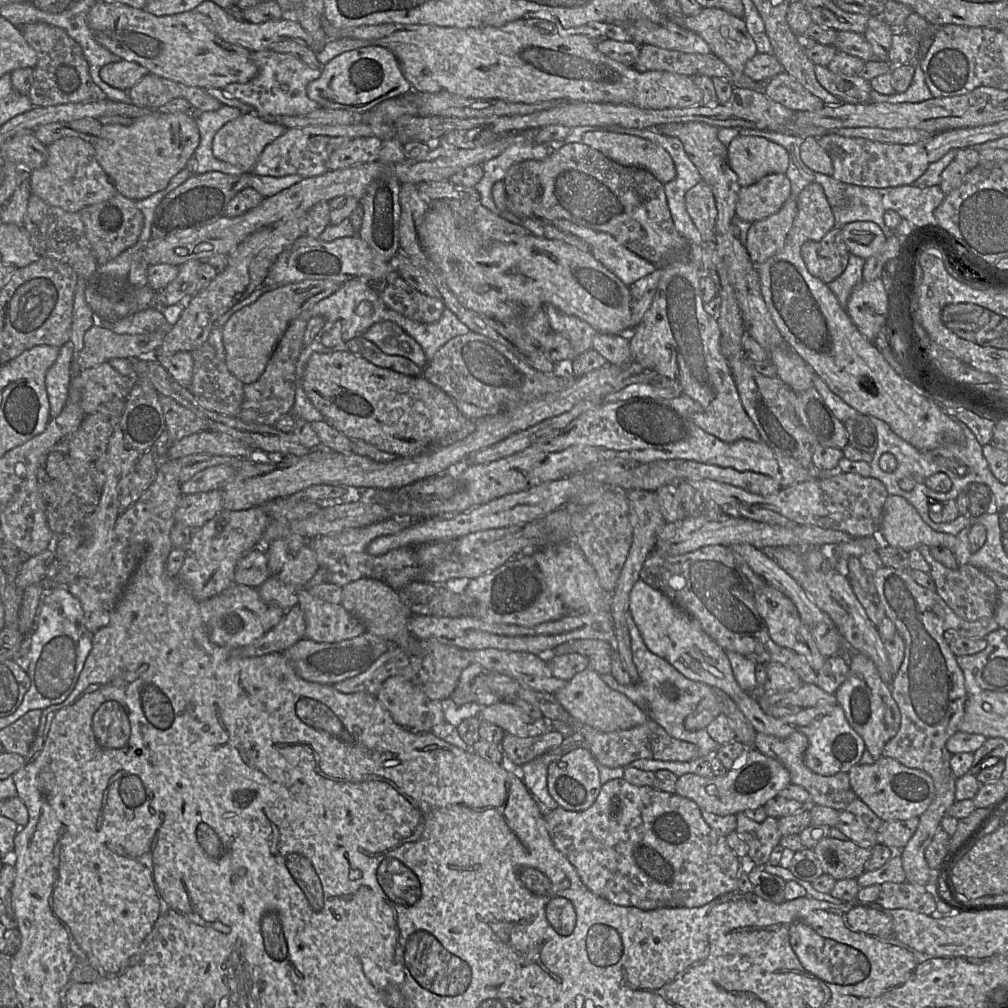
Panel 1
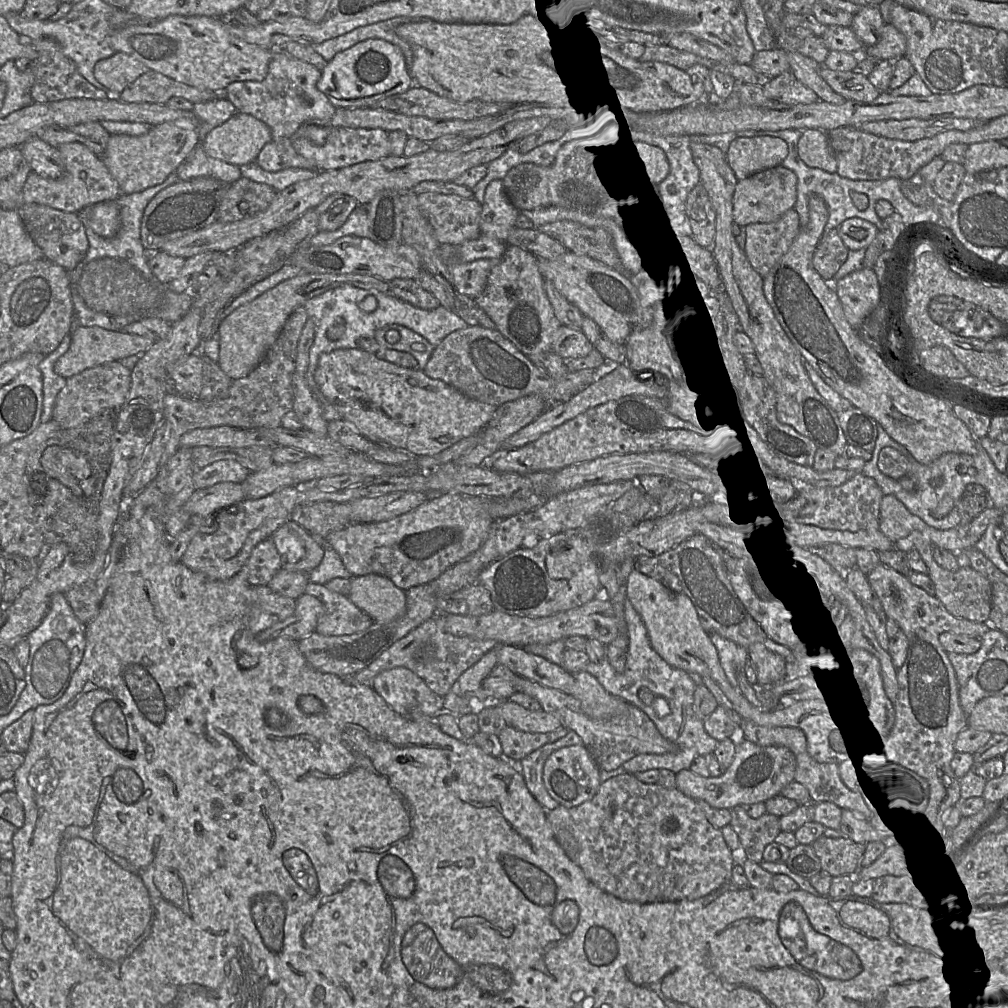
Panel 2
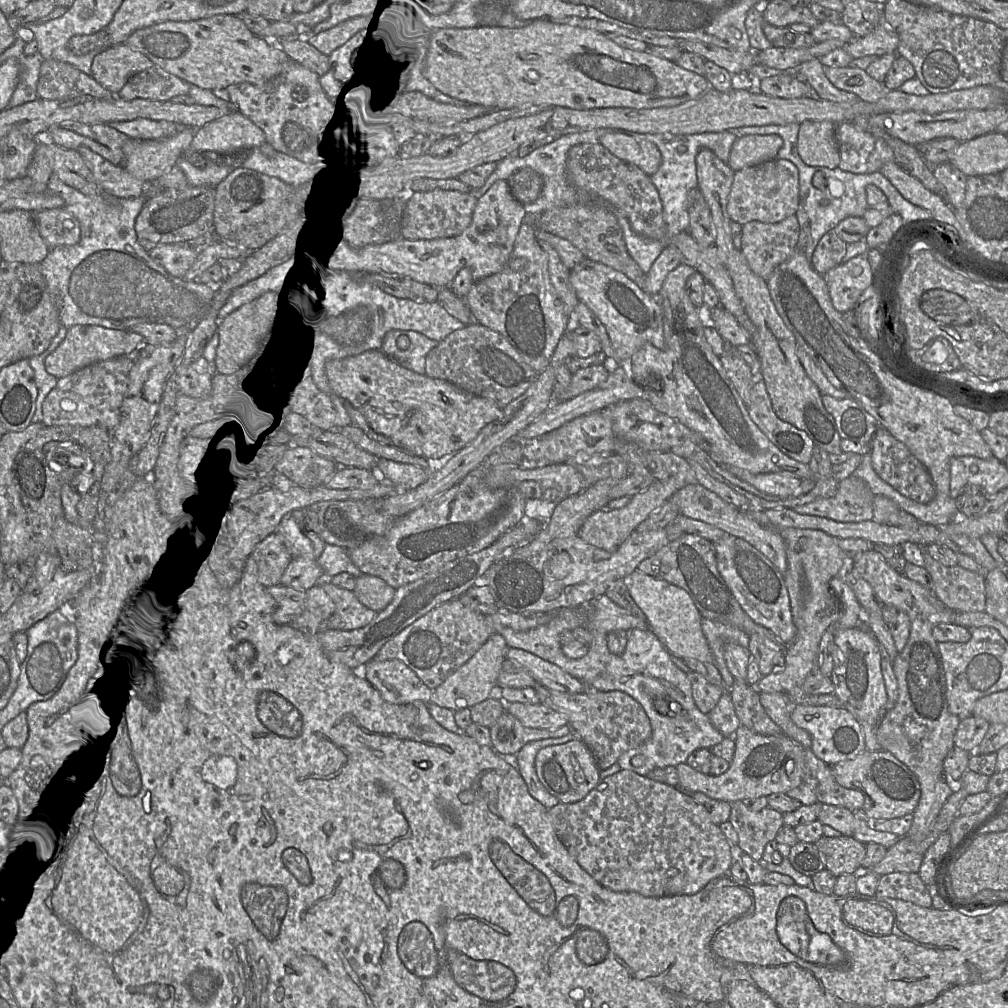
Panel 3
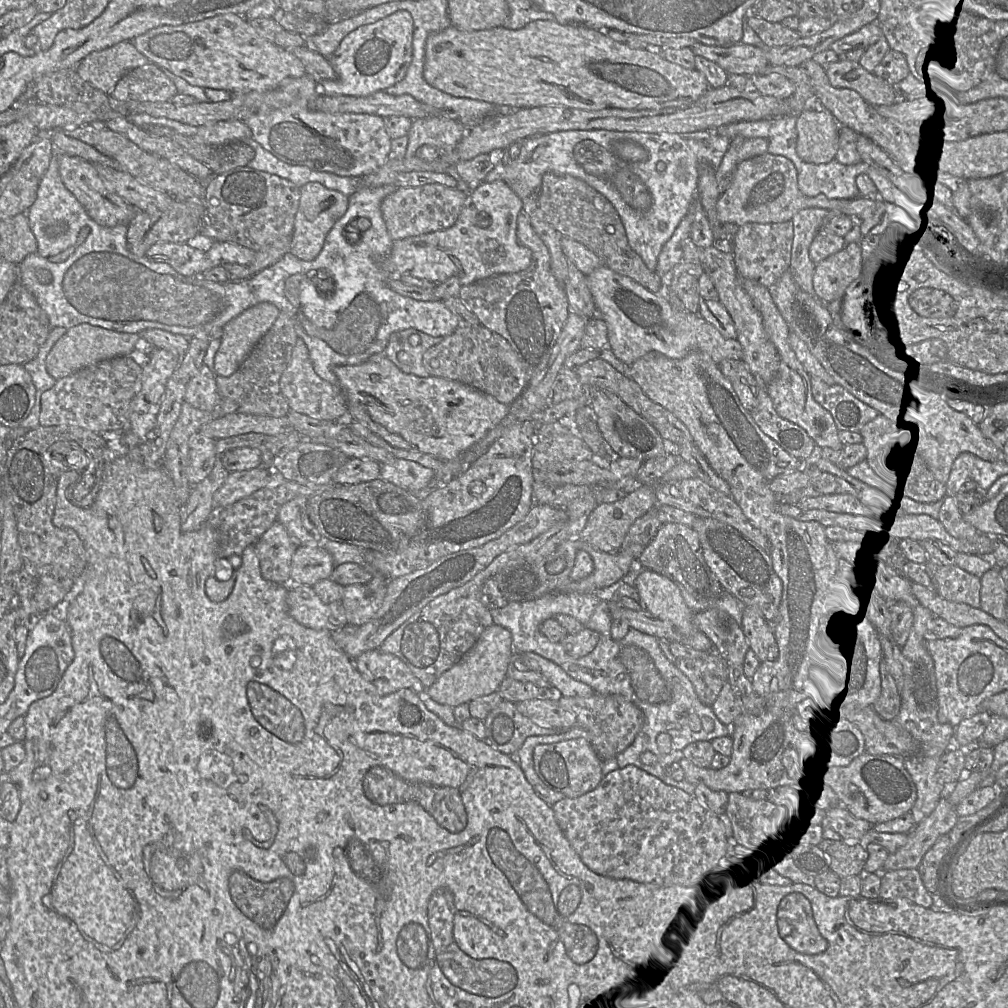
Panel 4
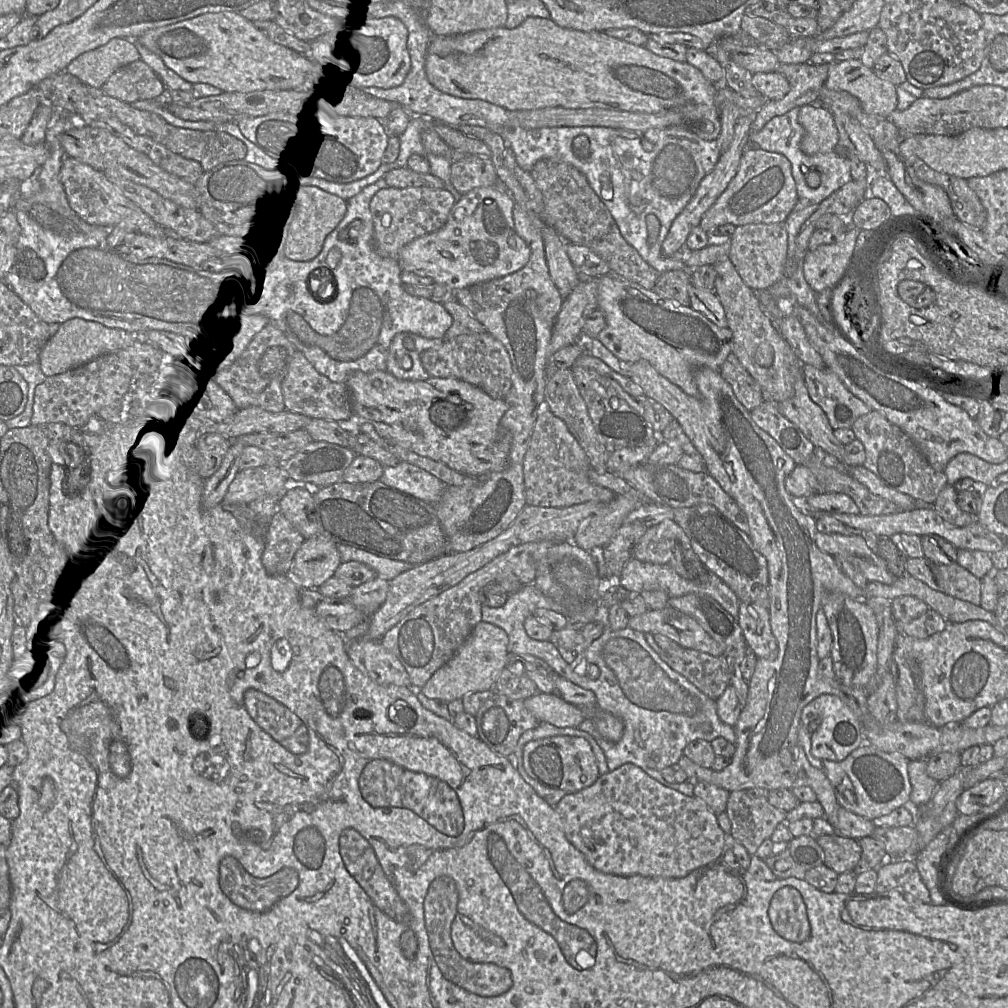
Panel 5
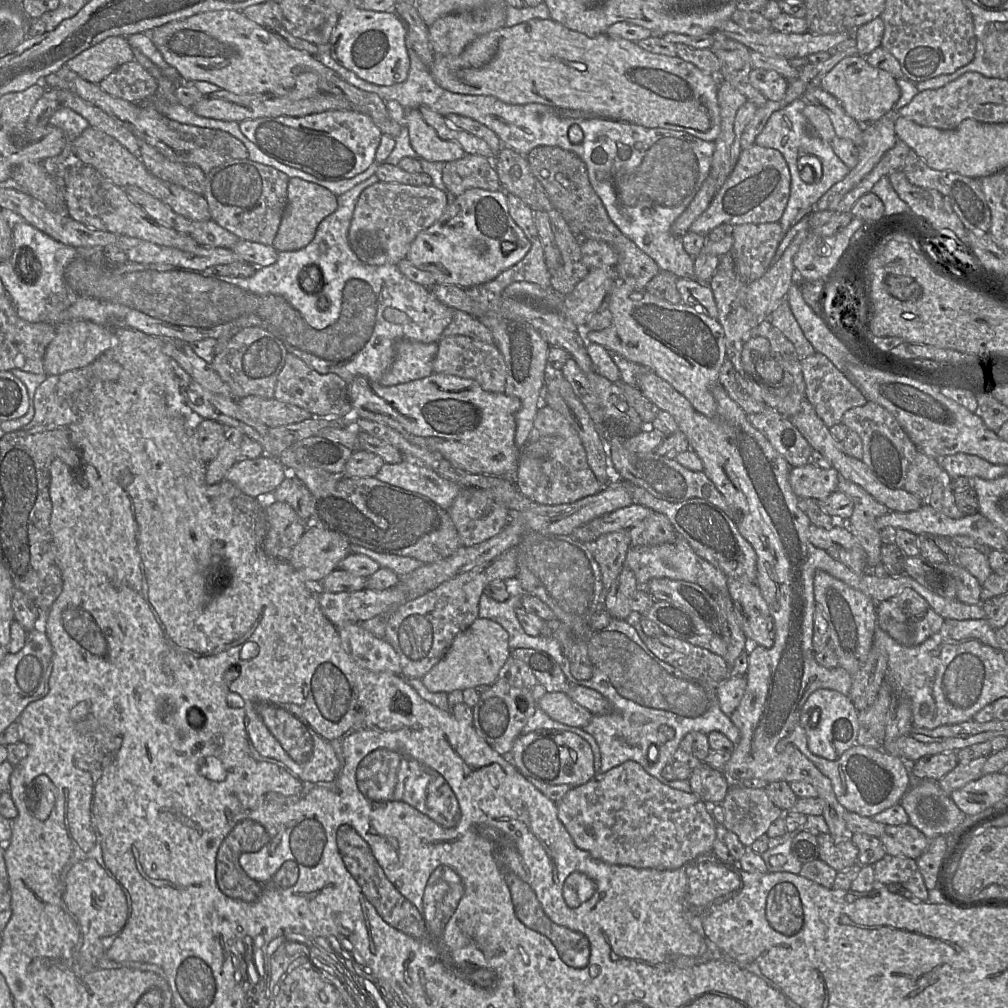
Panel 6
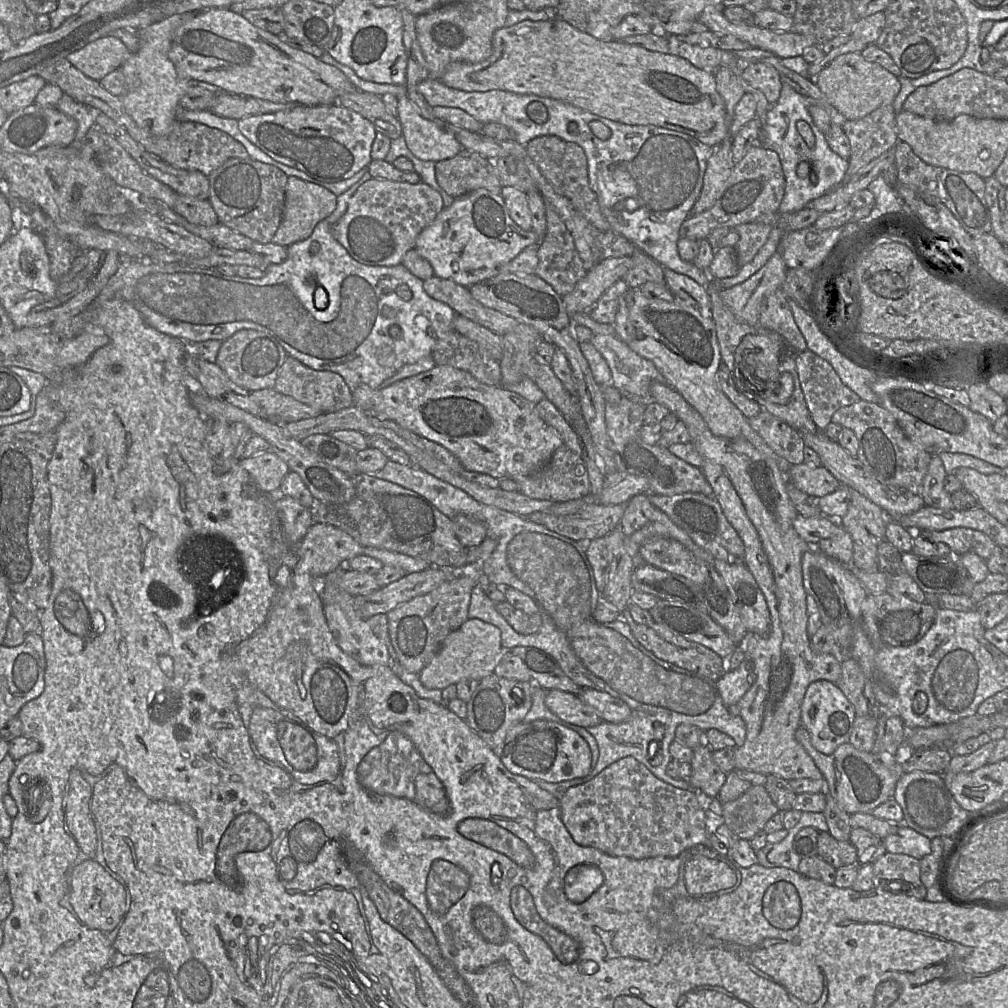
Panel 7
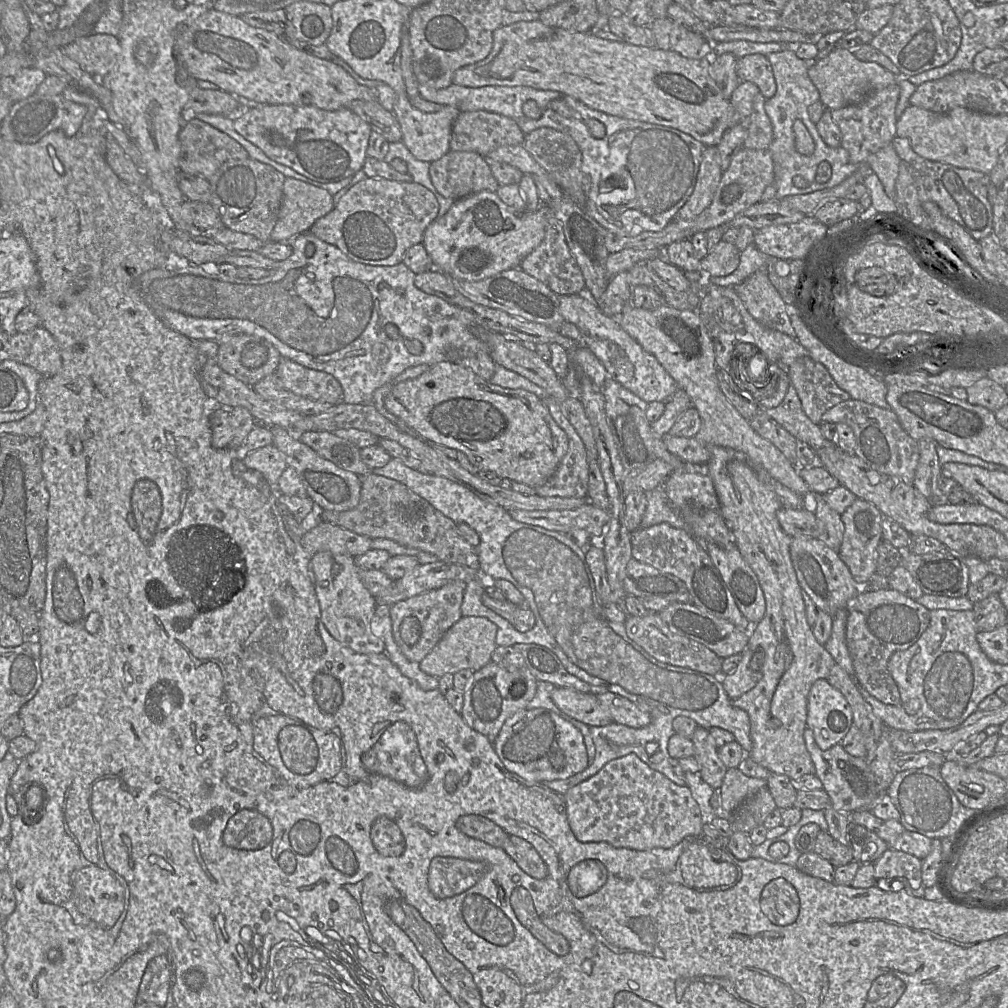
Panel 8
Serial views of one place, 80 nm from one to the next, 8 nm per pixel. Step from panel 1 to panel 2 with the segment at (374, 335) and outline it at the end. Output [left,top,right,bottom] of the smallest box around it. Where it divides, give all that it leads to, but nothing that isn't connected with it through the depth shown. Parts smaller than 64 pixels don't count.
[374,324,435,371]

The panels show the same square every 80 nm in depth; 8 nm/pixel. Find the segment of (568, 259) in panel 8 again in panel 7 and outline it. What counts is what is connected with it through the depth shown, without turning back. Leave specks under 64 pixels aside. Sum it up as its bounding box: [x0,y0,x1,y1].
[535,202,586,296]

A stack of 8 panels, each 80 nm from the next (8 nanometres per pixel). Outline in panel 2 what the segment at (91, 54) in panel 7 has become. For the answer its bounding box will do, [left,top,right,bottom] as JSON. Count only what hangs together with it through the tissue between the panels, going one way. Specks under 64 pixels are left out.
[94,52,150,94]

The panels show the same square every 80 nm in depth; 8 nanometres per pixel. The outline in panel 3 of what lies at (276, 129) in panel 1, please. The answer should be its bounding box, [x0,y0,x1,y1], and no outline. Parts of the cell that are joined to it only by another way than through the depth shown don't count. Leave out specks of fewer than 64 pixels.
[190,111,266,154]

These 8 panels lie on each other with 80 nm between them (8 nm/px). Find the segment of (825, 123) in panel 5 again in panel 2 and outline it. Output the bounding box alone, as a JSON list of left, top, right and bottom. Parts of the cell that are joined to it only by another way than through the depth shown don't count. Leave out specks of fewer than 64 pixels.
[798,129,837,173]

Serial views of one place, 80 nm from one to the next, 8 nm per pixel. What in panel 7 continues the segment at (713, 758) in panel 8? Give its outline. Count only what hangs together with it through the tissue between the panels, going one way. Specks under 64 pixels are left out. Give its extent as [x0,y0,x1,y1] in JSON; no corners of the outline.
[690,744,727,798]

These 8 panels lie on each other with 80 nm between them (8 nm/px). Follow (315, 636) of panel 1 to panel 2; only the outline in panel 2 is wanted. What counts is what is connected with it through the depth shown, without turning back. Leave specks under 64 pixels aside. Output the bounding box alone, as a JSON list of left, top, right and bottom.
[304,582,373,636]

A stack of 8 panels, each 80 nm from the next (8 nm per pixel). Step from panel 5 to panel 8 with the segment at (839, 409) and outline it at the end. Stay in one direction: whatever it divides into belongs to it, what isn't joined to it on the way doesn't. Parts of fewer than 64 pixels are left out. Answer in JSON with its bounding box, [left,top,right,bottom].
[790,355,852,425]

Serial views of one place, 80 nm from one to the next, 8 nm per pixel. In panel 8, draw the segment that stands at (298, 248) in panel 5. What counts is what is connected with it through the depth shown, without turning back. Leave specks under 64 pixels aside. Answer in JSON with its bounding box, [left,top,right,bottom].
[270,177,333,242]

